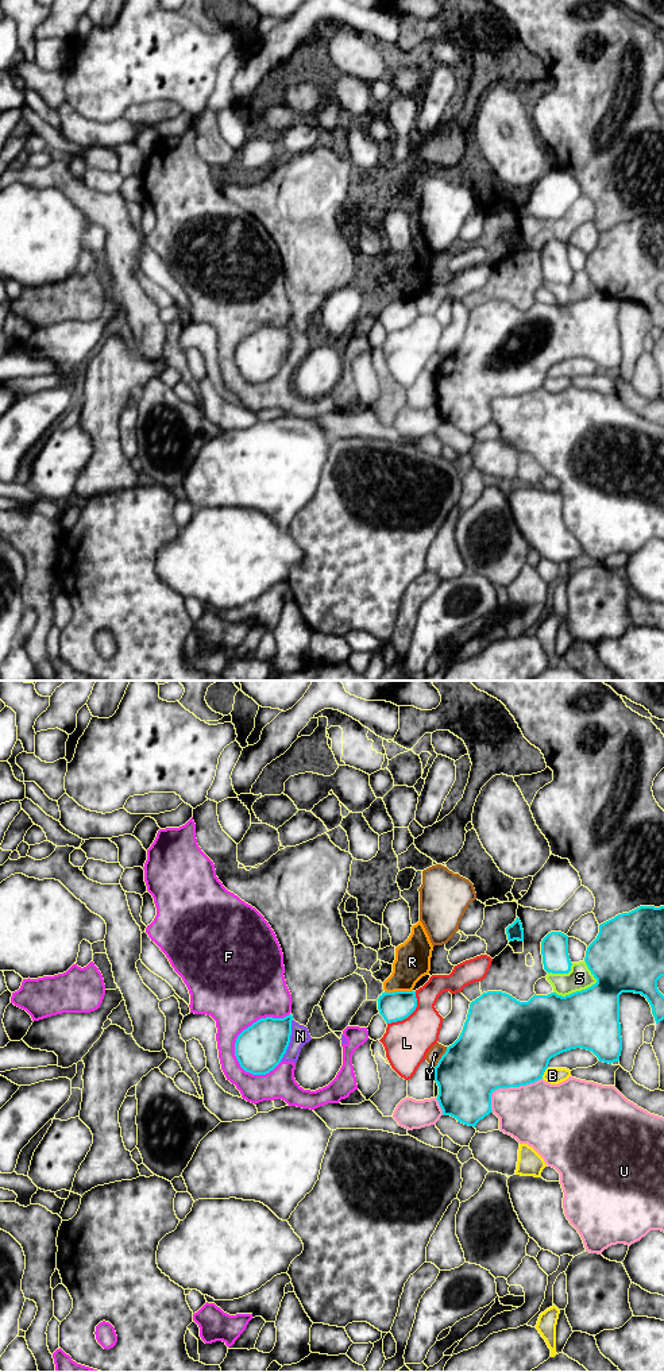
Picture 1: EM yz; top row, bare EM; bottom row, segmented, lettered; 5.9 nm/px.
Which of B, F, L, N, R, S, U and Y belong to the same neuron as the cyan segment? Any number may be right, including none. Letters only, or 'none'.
none

